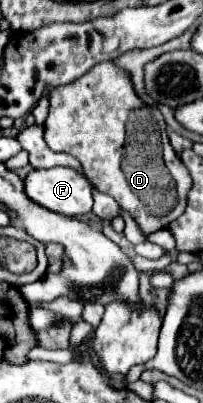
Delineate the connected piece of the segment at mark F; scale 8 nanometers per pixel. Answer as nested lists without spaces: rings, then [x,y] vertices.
[[[56,166],[28,172],[24,192],[32,202],[64,216],[82,216],[92,210],[92,184],[70,168]]]

